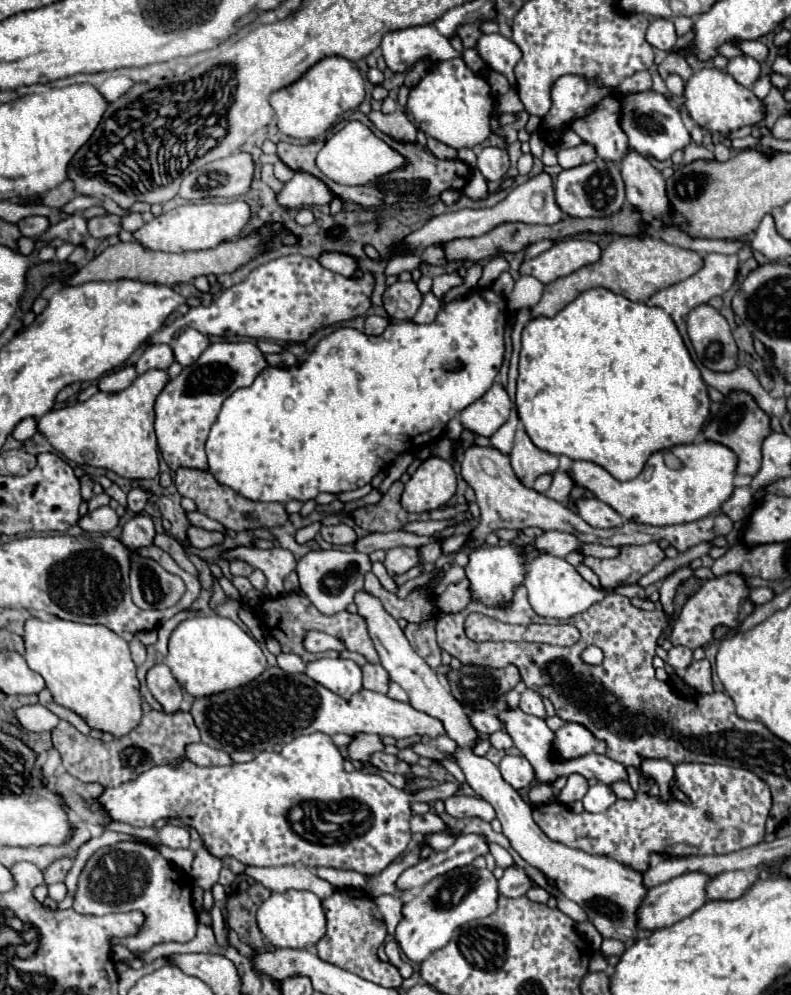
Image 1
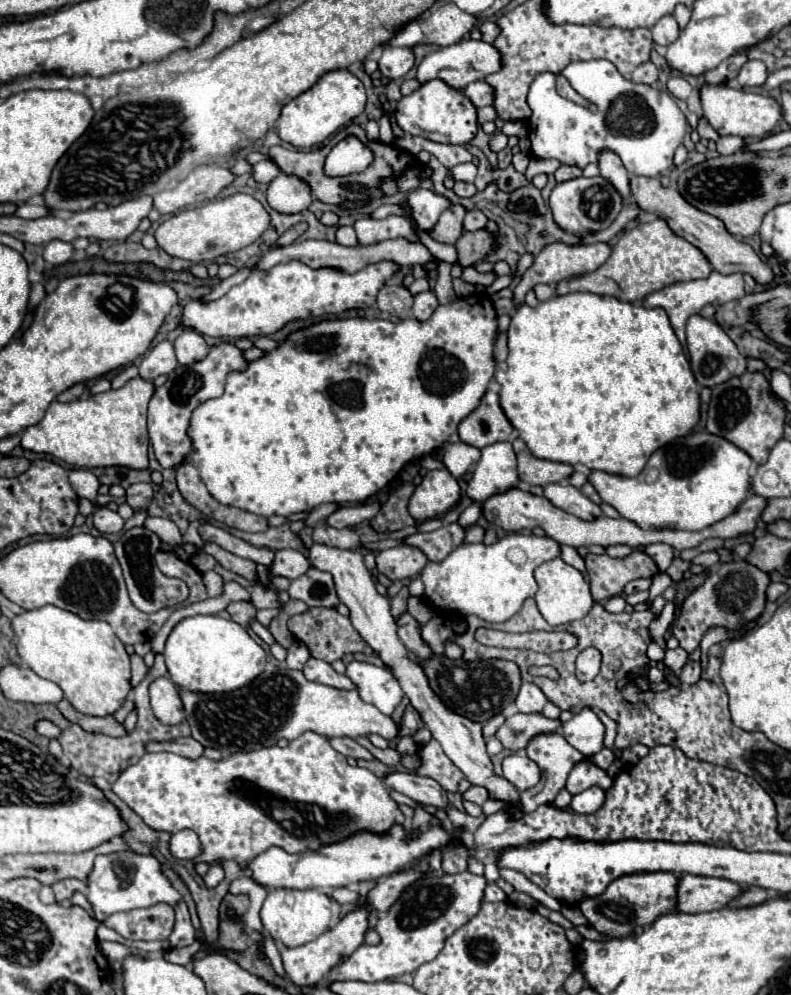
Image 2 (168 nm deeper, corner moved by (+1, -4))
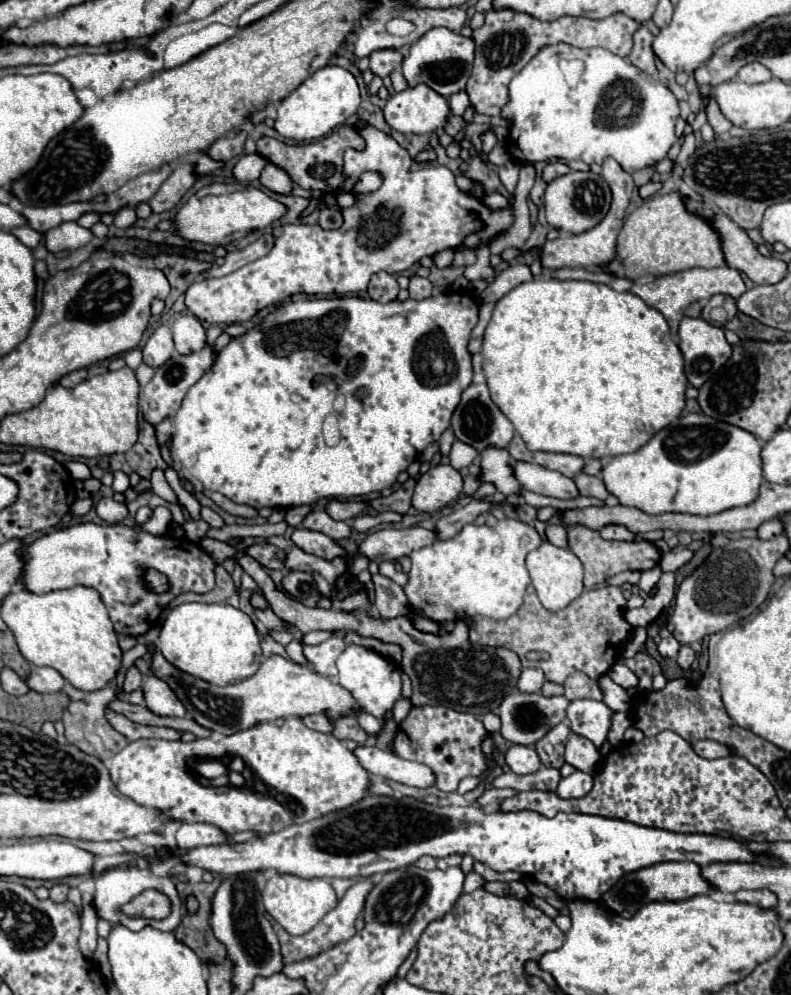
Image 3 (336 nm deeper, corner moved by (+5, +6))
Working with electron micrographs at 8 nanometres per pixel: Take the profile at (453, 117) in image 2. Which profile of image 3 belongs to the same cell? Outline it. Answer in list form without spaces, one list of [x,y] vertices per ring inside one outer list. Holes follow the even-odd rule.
[[[428,86],[406,88],[388,98],[384,120],[392,130],[402,134],[434,134],[440,132],[450,116],[446,98],[438,98]]]

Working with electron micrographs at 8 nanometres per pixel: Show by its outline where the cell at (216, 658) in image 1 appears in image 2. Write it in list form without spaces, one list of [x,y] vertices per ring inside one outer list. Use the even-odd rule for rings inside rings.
[[[192,616],[174,626],[166,640],[164,660],[172,682],[190,692],[232,692],[250,684],[264,672],[266,652],[250,638],[246,628],[222,616]]]

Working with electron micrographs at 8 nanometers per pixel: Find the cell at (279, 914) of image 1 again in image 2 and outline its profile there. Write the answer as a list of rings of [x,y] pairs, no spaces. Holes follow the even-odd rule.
[[[276,888],[268,894],[268,898],[262,904],[260,918],[264,924],[264,930],[278,942],[282,942],[286,948],[296,948],[306,942],[316,940],[320,934],[324,934],[330,928],[332,918],[332,900],[322,890],[286,890]]]

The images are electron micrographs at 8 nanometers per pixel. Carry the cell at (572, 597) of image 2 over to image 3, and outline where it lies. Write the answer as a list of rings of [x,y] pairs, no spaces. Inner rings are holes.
[[[544,540],[536,550],[532,550],[526,556],[526,566],[530,572],[532,584],[536,588],[536,594],[540,598],[542,606],[546,606],[548,610],[562,610],[574,598],[578,598],[578,594],[582,594],[582,586],[584,586],[582,584],[582,578],[584,578],[582,562],[568,548],[558,548],[554,544],[550,544],[548,540]]]

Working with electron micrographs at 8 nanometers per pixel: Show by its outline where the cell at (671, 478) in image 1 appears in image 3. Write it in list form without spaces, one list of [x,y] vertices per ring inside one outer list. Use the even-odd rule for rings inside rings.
[[[684,414],[636,452],[612,458],[604,466],[602,478],[620,504],[646,510],[646,514],[678,510],[710,516],[728,508],[748,506],[758,498],[758,488],[764,480],[760,450],[760,440],[748,430],[704,414]]]

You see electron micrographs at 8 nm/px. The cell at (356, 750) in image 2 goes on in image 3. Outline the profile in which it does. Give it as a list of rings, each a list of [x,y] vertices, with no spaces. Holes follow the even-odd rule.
[[[308,714],[308,716],[302,716],[300,720],[312,730],[318,730],[318,732],[324,732],[324,734],[332,732],[332,724],[324,714]]]

